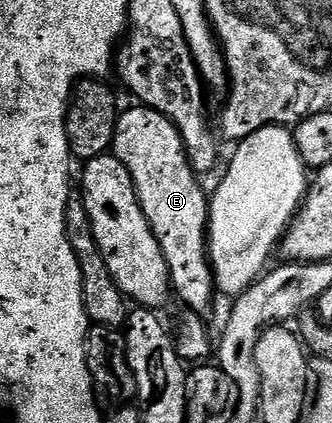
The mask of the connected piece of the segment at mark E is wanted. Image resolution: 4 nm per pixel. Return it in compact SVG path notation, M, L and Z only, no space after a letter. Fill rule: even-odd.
M133 106L120 113L117 118L117 129L113 139L112 155L131 174L133 185L139 198L139 206L163 250L163 258L169 267L169 280L171 292L174 297L179 296L188 311L194 312L199 317L209 318L213 312L213 299L219 296L217 279L213 273L213 261L210 259L209 241L209 202L210 197L205 196L201 189L198 173L193 170L193 163L185 153L185 143L179 130L163 114L153 108Z

